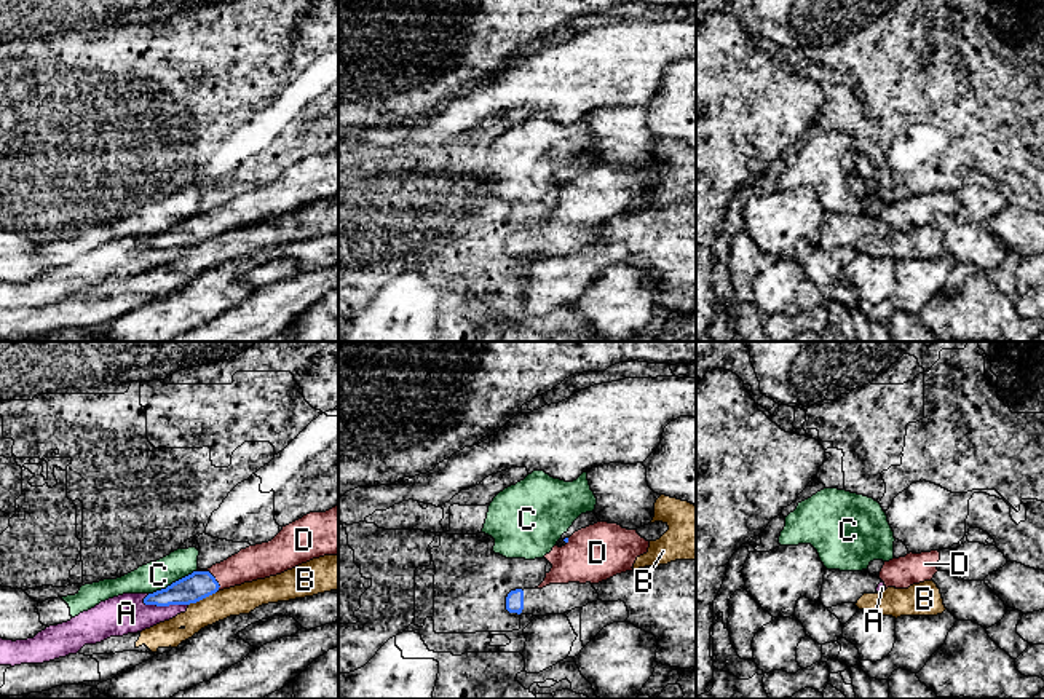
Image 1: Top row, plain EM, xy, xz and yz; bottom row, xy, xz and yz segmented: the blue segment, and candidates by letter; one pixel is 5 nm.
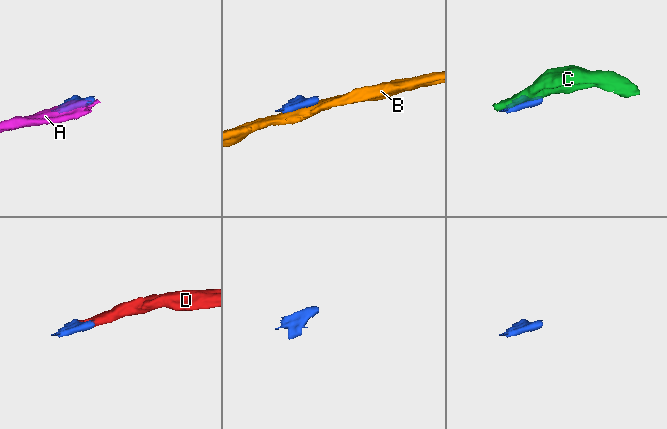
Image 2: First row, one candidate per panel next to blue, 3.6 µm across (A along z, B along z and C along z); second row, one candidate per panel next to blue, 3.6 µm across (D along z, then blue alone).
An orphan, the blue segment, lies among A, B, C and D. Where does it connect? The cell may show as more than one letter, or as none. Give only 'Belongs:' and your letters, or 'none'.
Belongs: D

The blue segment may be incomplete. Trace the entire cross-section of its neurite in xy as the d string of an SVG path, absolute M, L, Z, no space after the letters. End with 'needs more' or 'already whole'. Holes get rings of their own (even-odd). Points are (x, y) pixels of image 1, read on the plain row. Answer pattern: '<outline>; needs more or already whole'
M338 148L310 155L283 169L268 185L249 188L208 212L148 236L145 247L169 249L196 246L219 233L281 217L302 206L338 196Z; needs more

